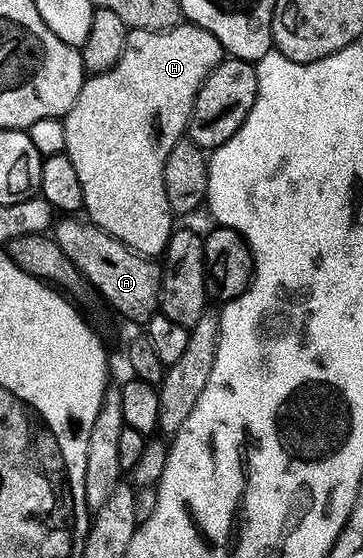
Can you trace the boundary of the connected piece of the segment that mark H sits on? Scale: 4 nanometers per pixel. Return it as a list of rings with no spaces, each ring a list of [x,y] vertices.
[[[187,21],[166,31],[129,30],[122,57],[109,71],[88,75],[74,105],[63,116],[66,133],[63,154],[70,157],[74,173],[78,173],[87,218],[139,255],[160,257],[164,254],[174,230],[174,214],[167,204],[163,166],[175,143],[187,132],[200,86],[225,55],[214,33]]]

